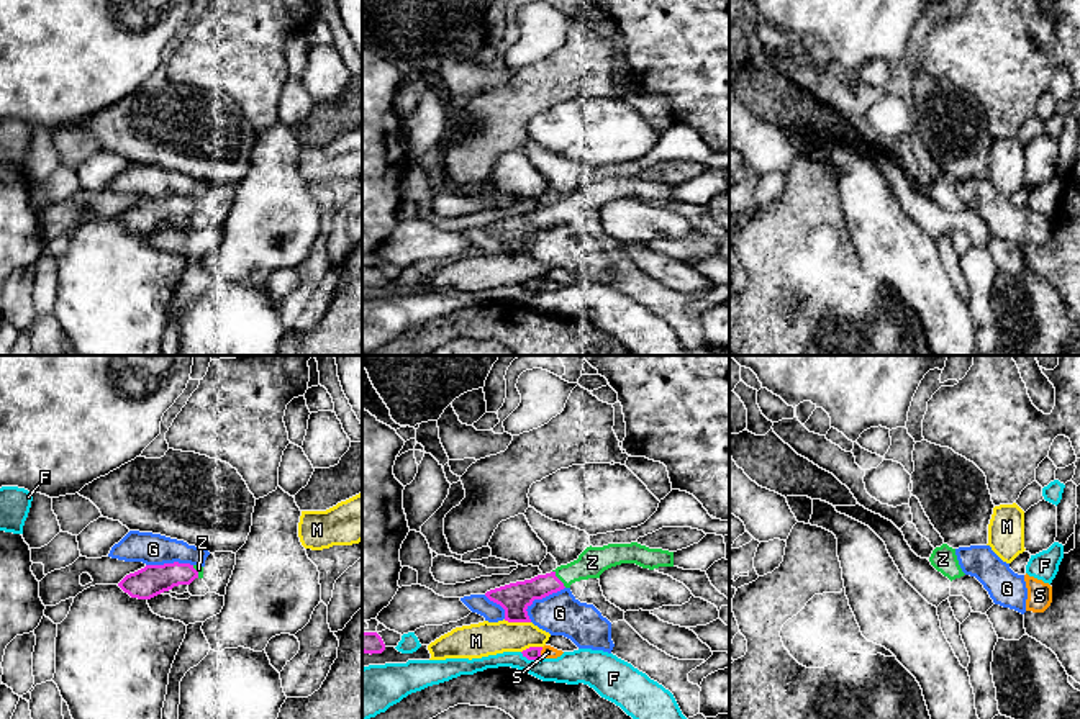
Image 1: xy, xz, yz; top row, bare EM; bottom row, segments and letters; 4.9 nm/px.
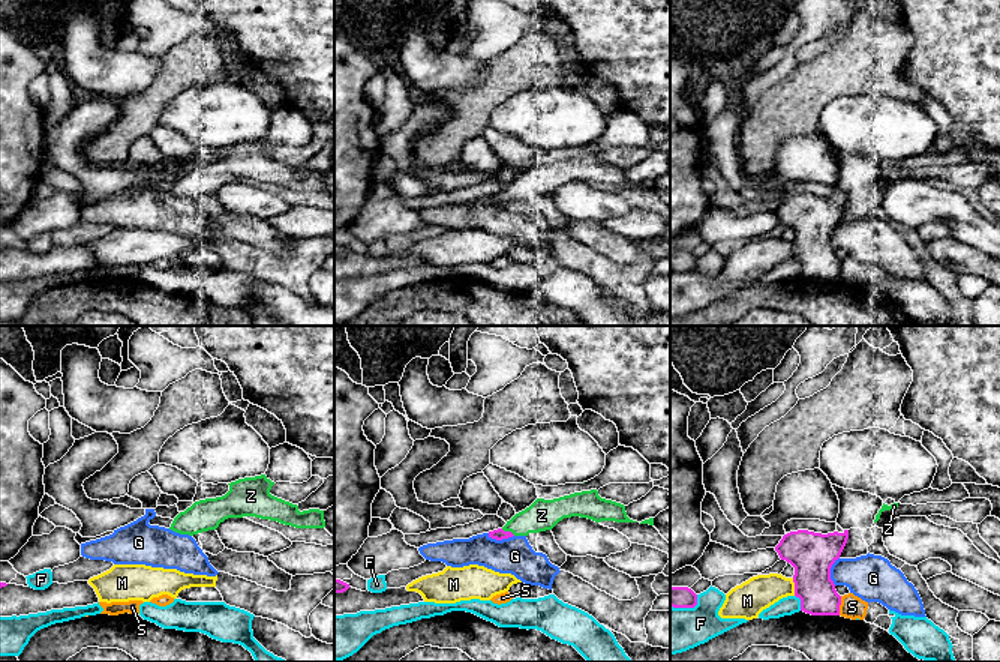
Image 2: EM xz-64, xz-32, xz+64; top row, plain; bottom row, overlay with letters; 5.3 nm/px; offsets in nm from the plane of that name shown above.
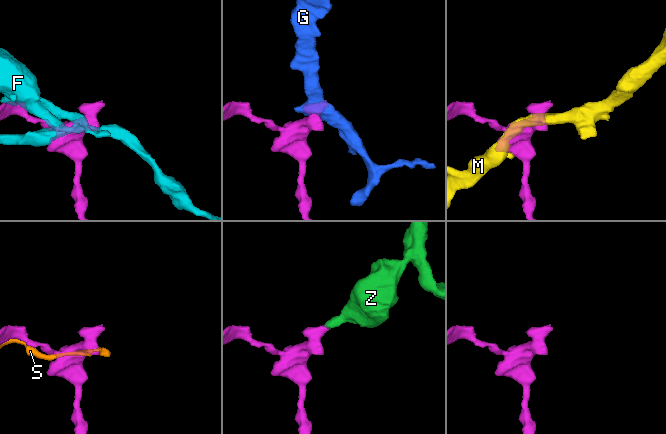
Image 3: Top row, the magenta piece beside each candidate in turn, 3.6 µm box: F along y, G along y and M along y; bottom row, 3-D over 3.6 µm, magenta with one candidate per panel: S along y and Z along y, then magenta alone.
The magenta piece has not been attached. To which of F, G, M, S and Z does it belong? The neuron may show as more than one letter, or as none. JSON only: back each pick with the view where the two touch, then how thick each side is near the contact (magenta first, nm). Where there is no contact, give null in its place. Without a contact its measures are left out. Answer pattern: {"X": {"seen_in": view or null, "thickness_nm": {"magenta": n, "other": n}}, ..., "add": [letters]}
{"Z": {"seen_in": "xz", "thickness_nm": {"magenta": 150, "other": 150}}, "add": ["Z"]}

